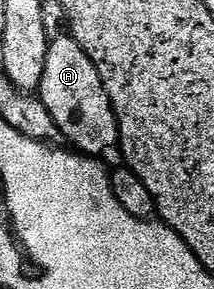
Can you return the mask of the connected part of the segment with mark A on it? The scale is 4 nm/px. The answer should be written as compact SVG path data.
M67 35L50 42L44 63L40 99L52 115L63 138L71 141L73 148L82 155L102 155L119 144L118 120L104 91L104 83L88 55Z

